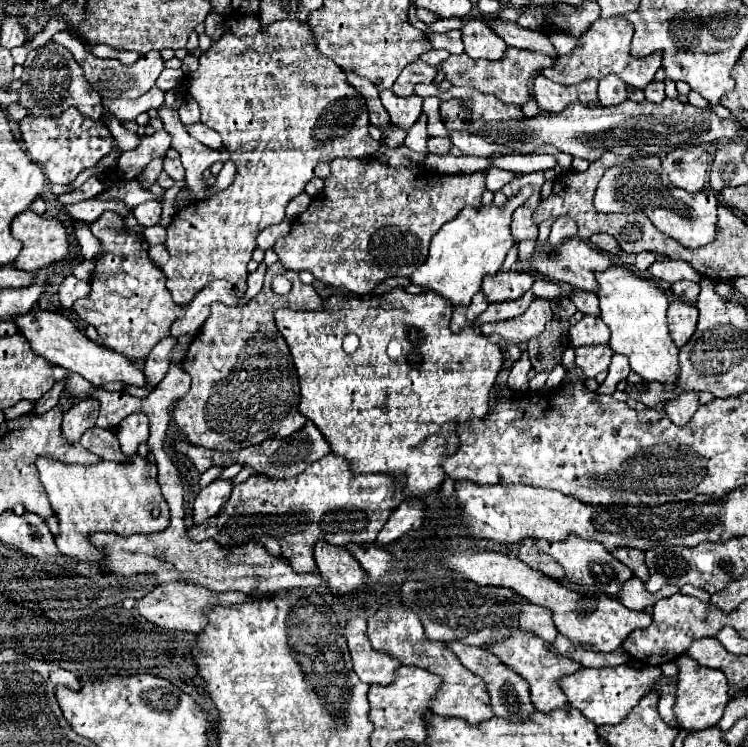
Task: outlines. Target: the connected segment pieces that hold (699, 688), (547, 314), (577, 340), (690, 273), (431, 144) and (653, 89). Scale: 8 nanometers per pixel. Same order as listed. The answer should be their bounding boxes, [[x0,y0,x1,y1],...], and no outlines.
[[674,654,730,730],[480,298,552,344],[570,316,610,346],[648,258,698,282],[428,138,452,156],[644,82,666,102]]

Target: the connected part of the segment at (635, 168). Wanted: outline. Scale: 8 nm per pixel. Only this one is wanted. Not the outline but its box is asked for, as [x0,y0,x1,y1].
[594,156,718,248]

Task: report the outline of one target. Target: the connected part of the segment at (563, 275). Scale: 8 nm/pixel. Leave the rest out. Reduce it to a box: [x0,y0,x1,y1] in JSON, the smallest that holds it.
[516,238,612,292]

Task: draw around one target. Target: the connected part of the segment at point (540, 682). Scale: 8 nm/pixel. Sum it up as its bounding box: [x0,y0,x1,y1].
[488,630,582,714]

